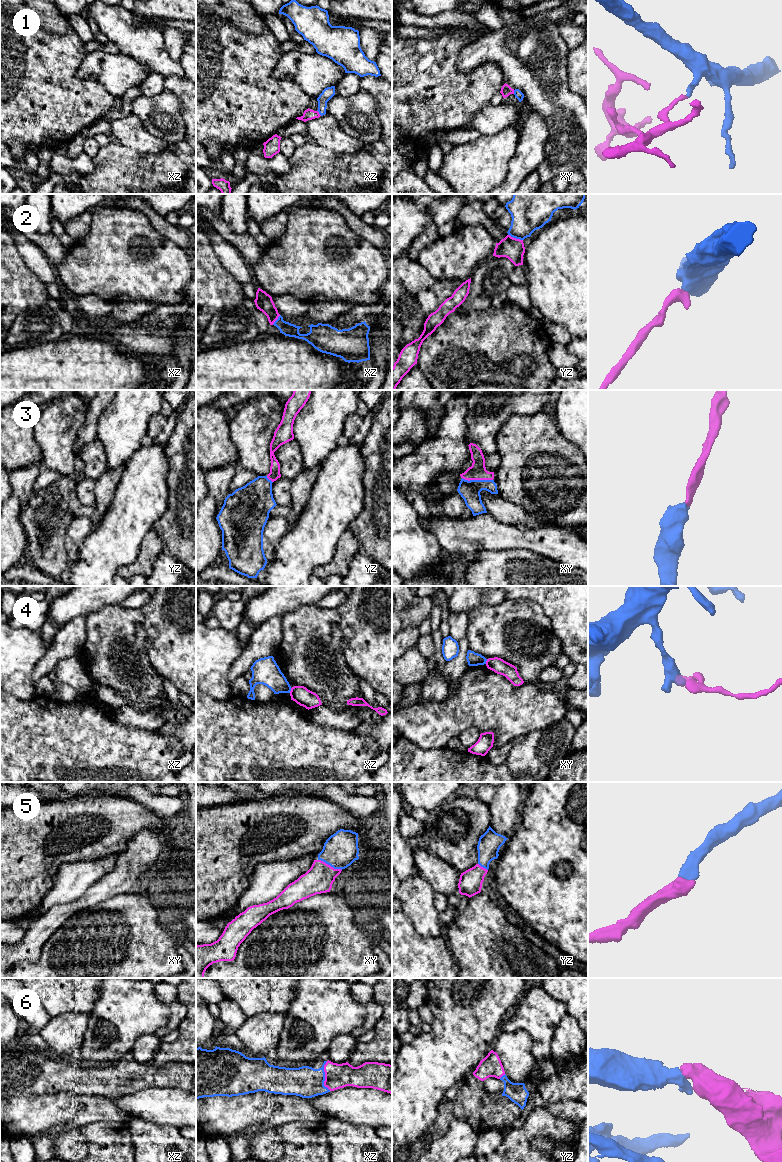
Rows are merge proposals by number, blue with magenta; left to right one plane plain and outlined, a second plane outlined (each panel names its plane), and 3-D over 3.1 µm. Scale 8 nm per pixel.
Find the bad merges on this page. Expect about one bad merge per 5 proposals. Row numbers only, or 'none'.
4

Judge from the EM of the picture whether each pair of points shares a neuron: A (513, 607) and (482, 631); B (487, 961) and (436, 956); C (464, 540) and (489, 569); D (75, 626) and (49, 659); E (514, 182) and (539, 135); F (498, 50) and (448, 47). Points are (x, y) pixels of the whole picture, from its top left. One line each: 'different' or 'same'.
A: same
B: different
C: different
D: same
E: same
F: different

